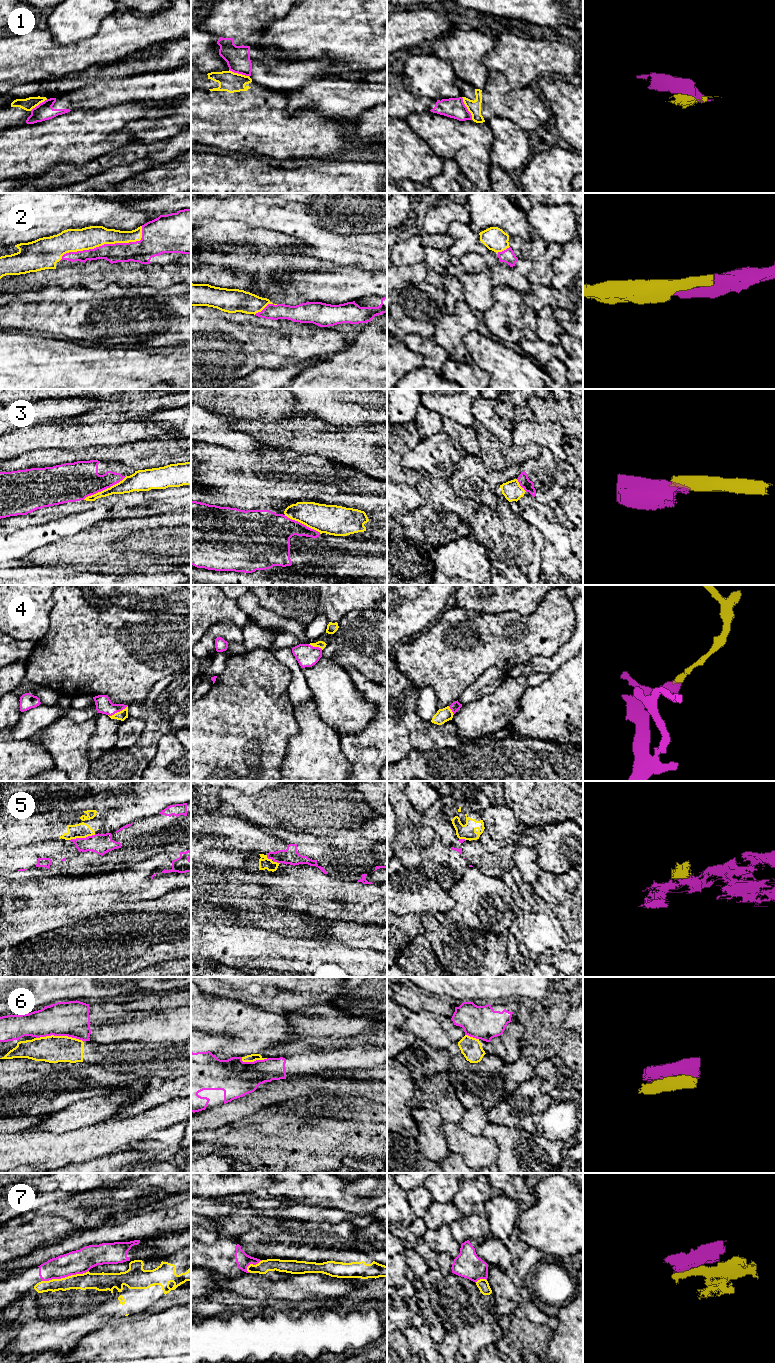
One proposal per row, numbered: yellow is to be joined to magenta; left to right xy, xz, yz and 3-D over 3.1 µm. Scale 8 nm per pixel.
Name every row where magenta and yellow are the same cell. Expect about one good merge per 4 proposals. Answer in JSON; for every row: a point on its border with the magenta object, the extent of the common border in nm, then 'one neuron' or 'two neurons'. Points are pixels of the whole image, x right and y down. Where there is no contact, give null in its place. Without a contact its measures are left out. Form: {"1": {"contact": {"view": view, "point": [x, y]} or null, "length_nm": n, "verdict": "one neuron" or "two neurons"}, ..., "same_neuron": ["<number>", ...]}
{"1": {"contact": {"view": "yz", "point": [466, 108]}, "length_nm": 200, "verdict": "two neurons"}, "2": {"contact": {"view": "xy", "point": [105, 244]}, "length_nm": 750, "verdict": "one neuron"}, "3": {"contact": {"view": "xy", "point": [104, 489]}, "length_nm": 380, "verdict": "two neurons"}, "4": {"contact": {"view": "xy", "point": [117, 711]}, "length_nm": 180, "verdict": "one neuron"}, "5": {"contact": {"view": "xy", "point": [82, 838]}, "length_nm": 220, "verdict": "two neurons"}, "6": {"contact": {"view": "xy", "point": [60, 1035]}, "length_nm": 380, "verdict": "two neurons"}, "7": {"contact": {"view": "xy", "point": [65, 1276]}, "length_nm": 380, "verdict": "two neurons"}, "same_neuron": ["2", "4"]}

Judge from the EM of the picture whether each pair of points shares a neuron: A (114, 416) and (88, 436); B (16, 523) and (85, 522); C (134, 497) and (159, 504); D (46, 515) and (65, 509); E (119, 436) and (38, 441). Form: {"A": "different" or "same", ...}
{"A": "different", "B": "same", "C": "same", "D": "different", "E": "same"}

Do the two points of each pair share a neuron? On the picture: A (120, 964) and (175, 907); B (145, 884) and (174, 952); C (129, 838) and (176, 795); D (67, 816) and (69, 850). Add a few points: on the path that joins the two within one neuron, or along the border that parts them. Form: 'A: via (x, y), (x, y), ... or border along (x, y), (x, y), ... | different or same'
A: via (132, 950), (161, 921) | same
B: border along (174, 890), (170, 890), (156, 898), (129, 902) | different
C: border along (158, 813), (152, 816), (144, 816), (133, 823) | different
D: border along (64, 839), (46, 840), (41, 843) | different

